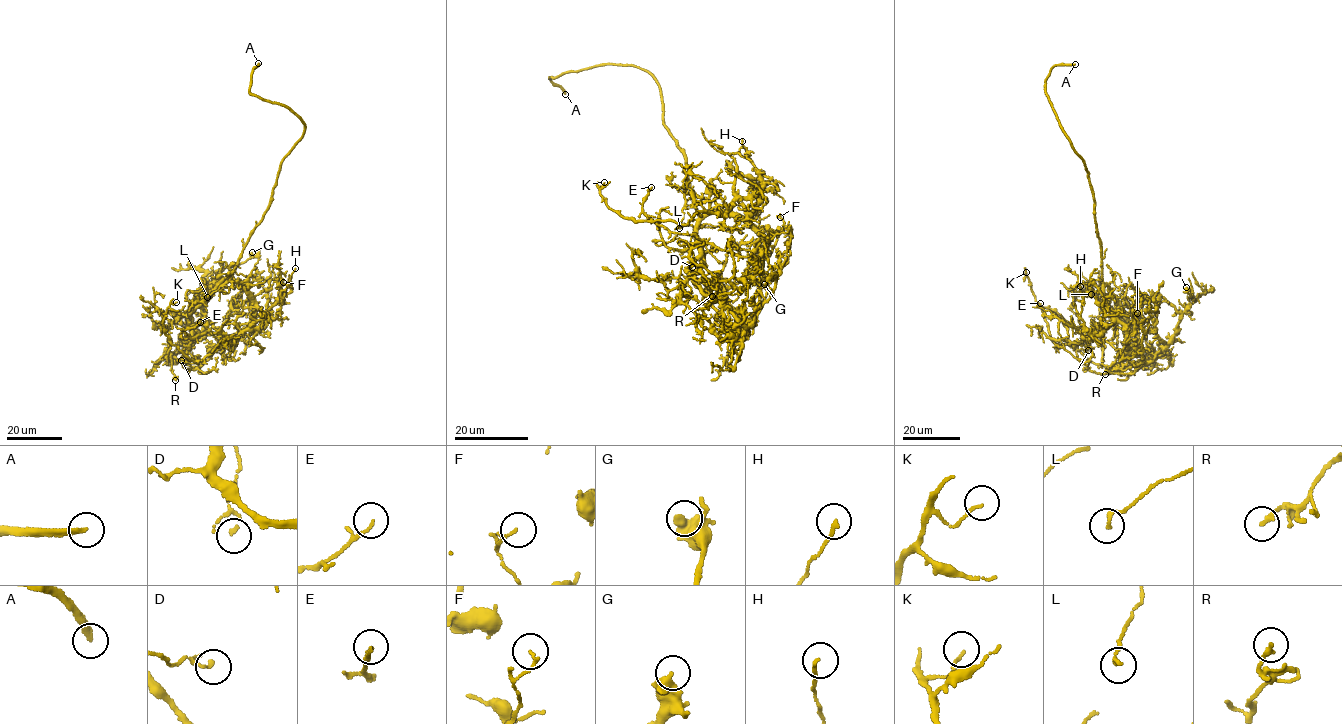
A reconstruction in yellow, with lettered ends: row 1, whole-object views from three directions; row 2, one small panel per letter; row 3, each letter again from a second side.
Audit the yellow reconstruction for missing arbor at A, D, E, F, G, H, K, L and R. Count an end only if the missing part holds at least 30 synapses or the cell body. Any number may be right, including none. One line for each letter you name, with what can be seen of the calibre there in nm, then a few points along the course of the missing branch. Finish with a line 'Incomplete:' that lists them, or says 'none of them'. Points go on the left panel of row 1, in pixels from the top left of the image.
A: calibre 280 nm; course (258, 63), (262, 57), (287, 59), (270, 48), (266, 41), (268, 37), (295, 38), (309, 32), (318, 24)
Incomplete: A

